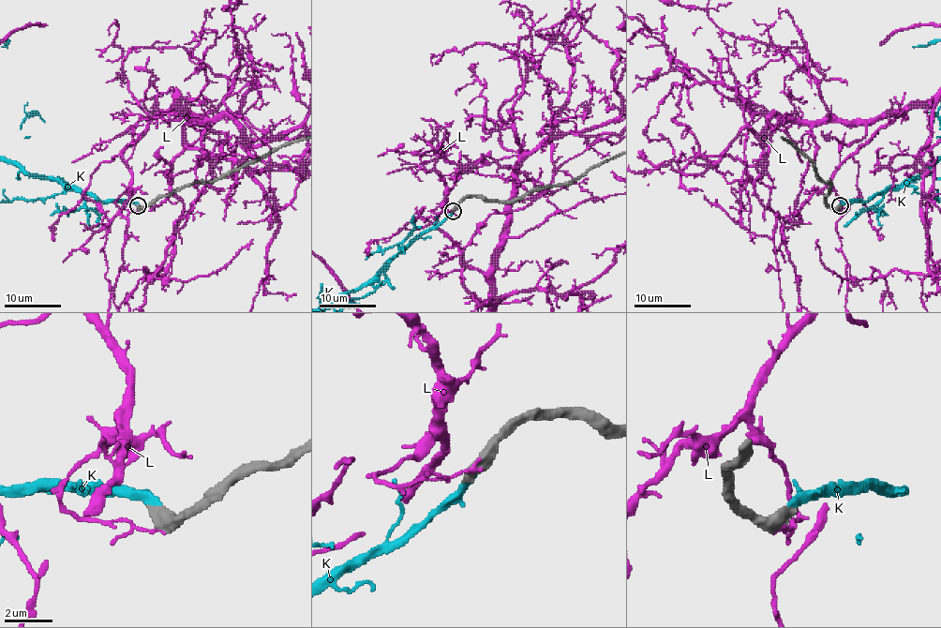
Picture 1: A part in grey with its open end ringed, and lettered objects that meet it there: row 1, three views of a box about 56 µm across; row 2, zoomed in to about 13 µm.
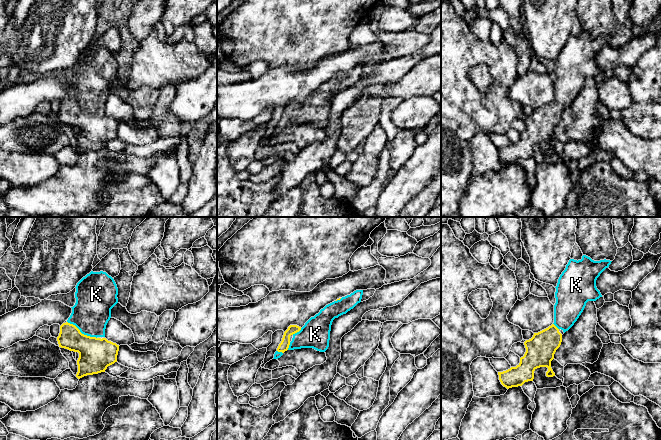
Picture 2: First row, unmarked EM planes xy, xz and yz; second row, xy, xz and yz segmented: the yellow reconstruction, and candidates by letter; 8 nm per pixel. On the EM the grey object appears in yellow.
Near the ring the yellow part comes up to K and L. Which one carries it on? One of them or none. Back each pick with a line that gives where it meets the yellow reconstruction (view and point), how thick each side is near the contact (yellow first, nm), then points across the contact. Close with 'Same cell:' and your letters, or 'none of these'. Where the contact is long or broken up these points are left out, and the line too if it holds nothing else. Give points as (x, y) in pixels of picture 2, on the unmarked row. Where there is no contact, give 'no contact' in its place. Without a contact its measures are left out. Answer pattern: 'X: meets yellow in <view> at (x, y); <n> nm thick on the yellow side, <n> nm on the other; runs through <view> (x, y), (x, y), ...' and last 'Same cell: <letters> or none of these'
K: meets yellow in xy at (81, 109); 280 nm thick on the yellow side, 300 nm on the other
Same cell: K

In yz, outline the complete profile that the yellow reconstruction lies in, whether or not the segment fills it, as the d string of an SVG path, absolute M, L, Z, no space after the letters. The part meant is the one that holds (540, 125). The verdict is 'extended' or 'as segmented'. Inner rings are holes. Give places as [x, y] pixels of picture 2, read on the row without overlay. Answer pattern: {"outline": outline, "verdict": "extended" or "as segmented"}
{"outline": "M586 31L578 37L569 36L555 63L554 99L524 118L526 128L516 143L498 148L504 163L509 165L533 157L534 147L540 143L548 144L547 153L555 152L551 137L562 118L559 106L564 109L568 107L583 88L586 79L602 73L596 63L596 56L611 38L606 35L594 37Z", "verdict": "extended"}

